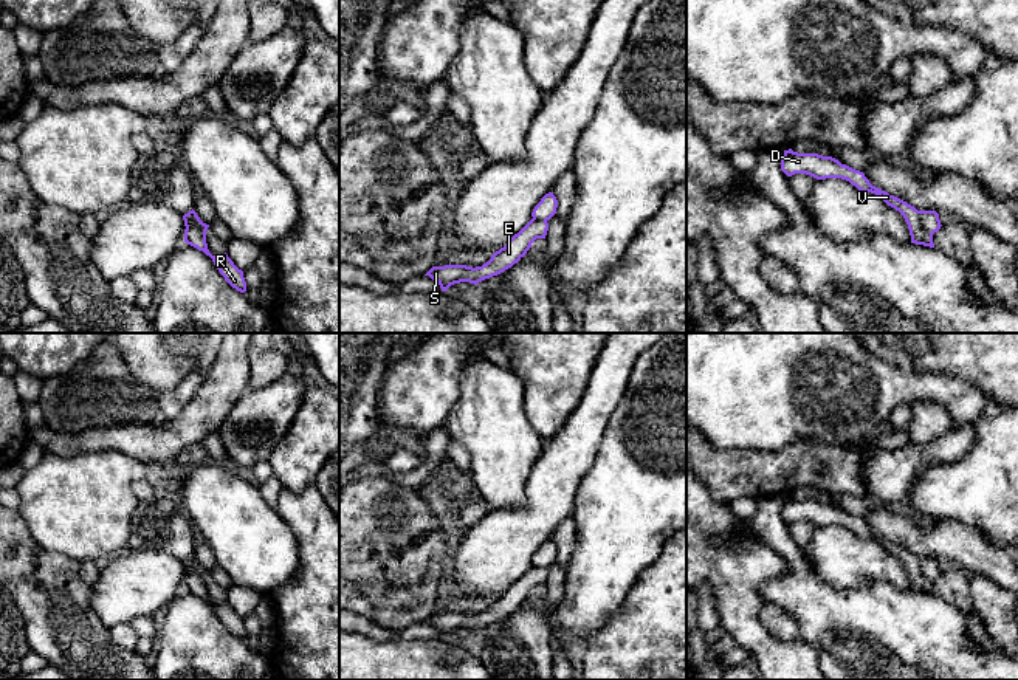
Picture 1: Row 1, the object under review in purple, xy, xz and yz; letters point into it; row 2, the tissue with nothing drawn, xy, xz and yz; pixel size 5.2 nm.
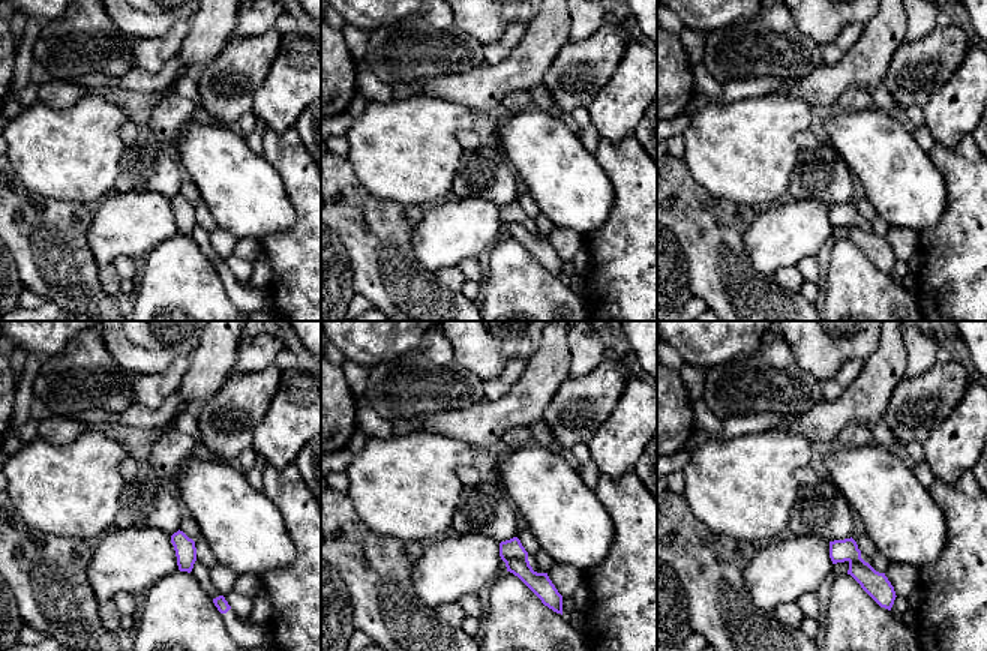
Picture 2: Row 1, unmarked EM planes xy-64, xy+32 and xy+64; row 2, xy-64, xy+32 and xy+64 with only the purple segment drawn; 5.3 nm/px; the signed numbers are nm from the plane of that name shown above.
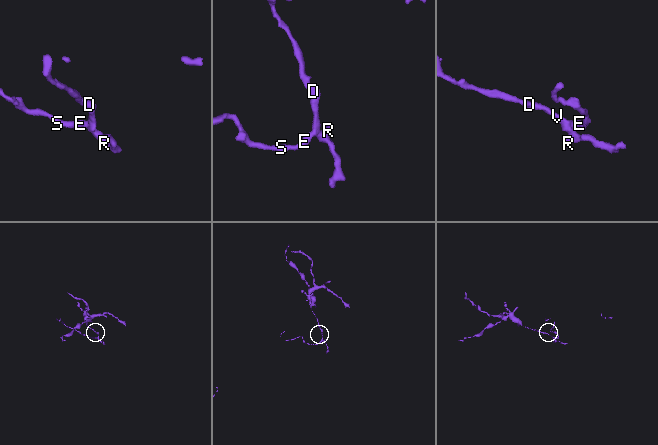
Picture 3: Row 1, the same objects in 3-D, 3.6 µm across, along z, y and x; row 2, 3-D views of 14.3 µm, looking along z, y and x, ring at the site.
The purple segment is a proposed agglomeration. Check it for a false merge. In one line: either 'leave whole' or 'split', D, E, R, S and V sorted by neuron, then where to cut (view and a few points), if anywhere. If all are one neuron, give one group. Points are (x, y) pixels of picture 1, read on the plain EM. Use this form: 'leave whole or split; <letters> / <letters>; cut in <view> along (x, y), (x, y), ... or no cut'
split; D R V / E S; cut in yz along (919, 558), (919, 569), (932, 581)

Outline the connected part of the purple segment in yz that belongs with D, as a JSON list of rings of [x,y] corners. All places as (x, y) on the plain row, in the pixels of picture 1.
[[[792,496],[784,497],[781,507],[781,517],[787,524],[792,524],[795,520],[806,520],[817,527],[841,525],[849,528],[862,539],[871,539],[879,542],[888,553],[894,555],[903,562],[910,576],[911,590],[934,595],[933,581],[930,581],[920,572],[920,558],[917,558],[906,548],[872,533],[863,519],[855,517],[846,511],[841,511],[838,507],[832,503],[823,503],[818,500],[798,500],[793,499]]]

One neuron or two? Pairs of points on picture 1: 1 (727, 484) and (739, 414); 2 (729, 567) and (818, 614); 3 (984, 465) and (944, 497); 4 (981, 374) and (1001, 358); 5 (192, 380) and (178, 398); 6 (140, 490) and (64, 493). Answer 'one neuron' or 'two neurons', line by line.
1: two neurons
2: two neurons
3: one neuron
4: one neuron
5: one neuron
6: two neurons

